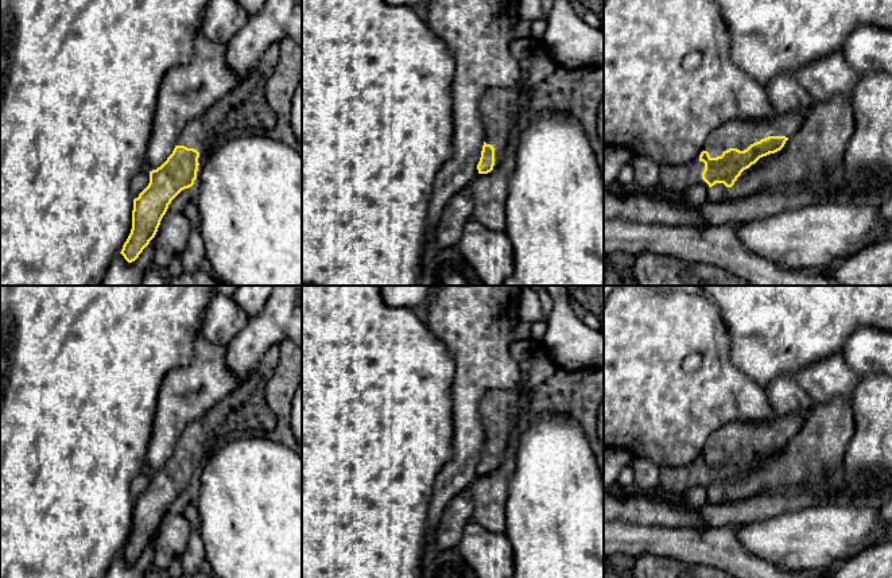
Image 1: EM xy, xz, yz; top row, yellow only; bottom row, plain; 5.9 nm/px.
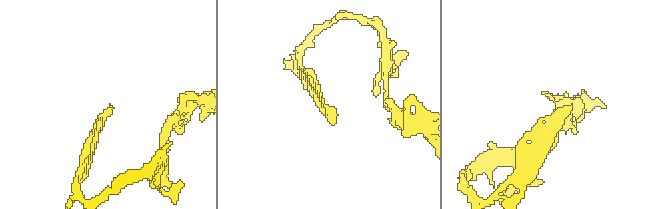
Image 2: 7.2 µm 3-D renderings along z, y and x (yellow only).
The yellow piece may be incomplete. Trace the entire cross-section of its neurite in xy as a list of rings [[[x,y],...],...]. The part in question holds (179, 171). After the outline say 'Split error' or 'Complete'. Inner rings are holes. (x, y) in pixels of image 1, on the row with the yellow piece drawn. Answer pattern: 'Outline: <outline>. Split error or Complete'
Outline: [[[279,43],[271,44],[259,59],[256,67],[251,70],[234,89],[218,100],[206,113],[194,119],[185,127],[177,139],[172,154],[160,167],[150,171],[148,186],[133,199],[132,229],[120,252],[128,263],[135,261],[155,237],[171,201],[182,190],[194,185],[199,166],[199,154],[208,151],[209,146],[221,133],[228,133],[232,129],[251,129],[257,133],[265,133],[275,128],[276,115],[265,100],[264,89],[274,73],[279,57]]]. Split error

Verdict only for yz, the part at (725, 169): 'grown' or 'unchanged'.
grown

